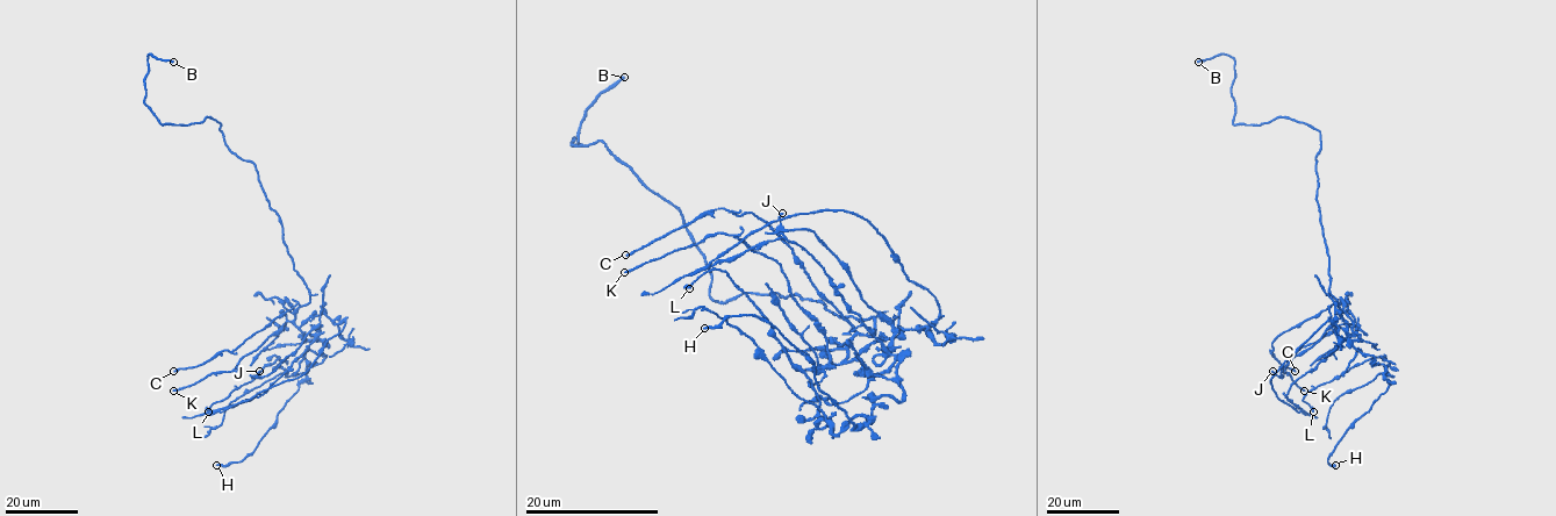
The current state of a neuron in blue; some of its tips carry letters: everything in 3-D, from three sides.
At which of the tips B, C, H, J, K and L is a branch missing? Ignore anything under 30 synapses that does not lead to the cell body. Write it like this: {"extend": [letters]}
{"extend": ["B"]}

